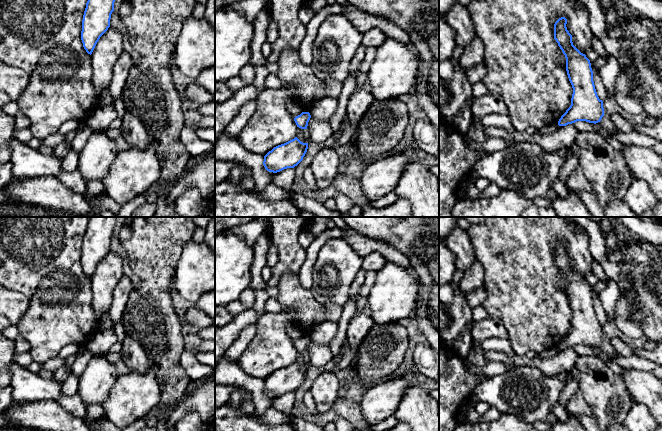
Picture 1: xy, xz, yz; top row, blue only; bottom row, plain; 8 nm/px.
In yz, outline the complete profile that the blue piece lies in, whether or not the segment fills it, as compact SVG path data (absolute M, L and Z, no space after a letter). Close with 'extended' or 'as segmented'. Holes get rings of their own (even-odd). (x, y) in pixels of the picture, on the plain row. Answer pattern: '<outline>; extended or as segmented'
M559 242L554 248L554 263L566 282L566 295L573 312L571 329L558 345L566 350L577 345L598 347L604 340L603 325L599 323L590 284L572 266L566 251L567 243Z; as segmented

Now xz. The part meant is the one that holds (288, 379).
M297 361L274 371L264 380L263 389L269 396L277 397L297 390L305 380L308 367L301 366Z; as segmented

